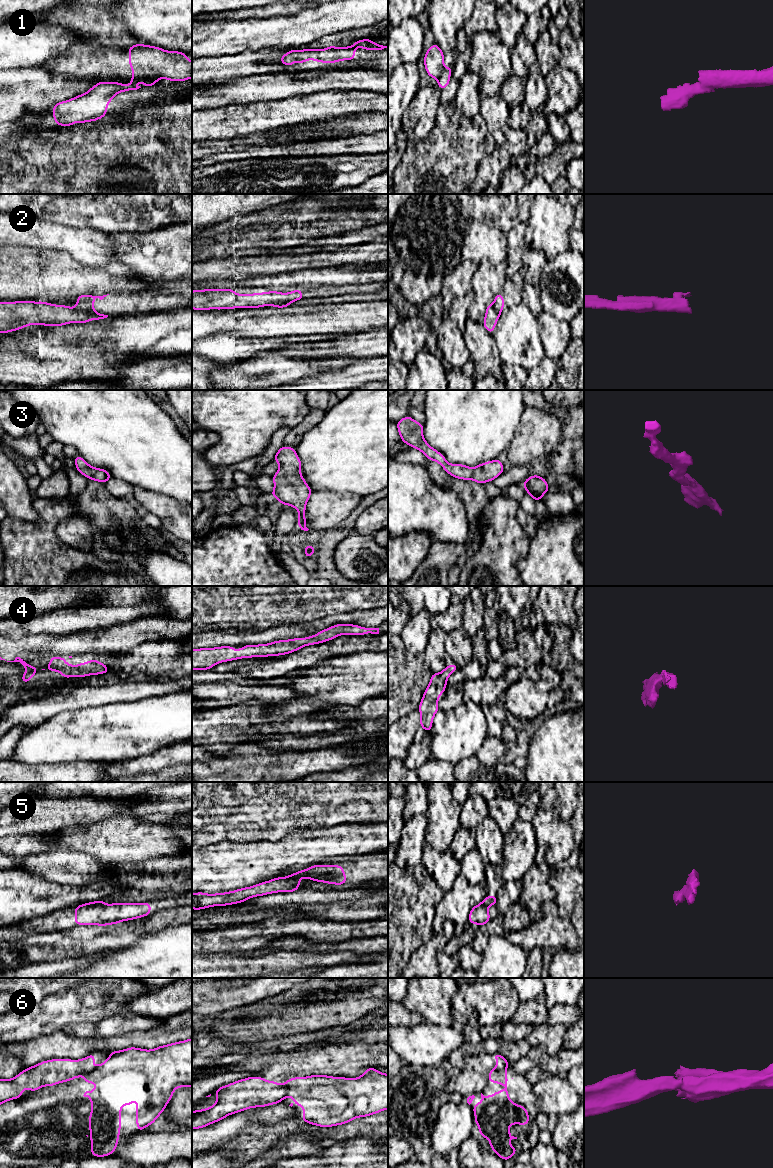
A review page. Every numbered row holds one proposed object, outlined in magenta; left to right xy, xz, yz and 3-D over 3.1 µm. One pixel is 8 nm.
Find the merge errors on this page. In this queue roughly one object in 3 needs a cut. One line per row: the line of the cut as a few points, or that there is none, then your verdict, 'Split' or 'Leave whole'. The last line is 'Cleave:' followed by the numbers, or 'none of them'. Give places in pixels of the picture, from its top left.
1: Split along xy (159, 77), (132, 79). Split
2: Split along xy (75, 308), (94, 311). Split
3: No split. Leave whole
4: No split. Leave whole
5: Split along xy (103, 903), (81, 905). Split
6: Split along xz (283, 1085), (286, 1089), (285, 1097). Split
Cleave: 1, 2, 5, 6

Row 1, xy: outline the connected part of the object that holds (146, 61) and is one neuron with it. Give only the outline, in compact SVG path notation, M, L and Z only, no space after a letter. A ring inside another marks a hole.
M136 44L128 47L132 79L165 78L186 81L192 78L192 61L186 53L166 51L156 46Z

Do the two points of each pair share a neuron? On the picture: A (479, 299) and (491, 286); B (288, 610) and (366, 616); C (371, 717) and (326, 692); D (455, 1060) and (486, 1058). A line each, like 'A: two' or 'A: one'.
A: one
B: two
C: two
D: two

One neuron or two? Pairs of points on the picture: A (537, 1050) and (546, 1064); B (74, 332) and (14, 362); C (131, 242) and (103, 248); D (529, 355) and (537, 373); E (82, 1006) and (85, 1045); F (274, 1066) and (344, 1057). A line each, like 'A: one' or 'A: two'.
A: two
B: two
C: two
D: two
E: two
F: one

